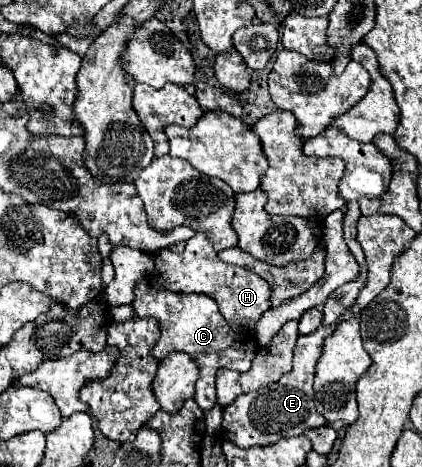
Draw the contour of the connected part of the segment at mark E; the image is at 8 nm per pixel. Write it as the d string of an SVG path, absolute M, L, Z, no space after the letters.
M319 327L315 333L307 335L307 337L299 337L297 345L293 349L293 369L281 377L281 381L261 389L261 391L251 391L245 395L239 395L229 407L223 409L223 429L221 433L225 435L225 439L221 441L231 441L241 449L249 449L255 445L273 445L283 437L299 437L303 435L303 431L313 429L313 427L321 427L325 425L325 419L315 411L315 403L313 403L313 373L315 373L315 363L321 357L321 347L323 347L323 339L329 337L335 331L333 327Z

